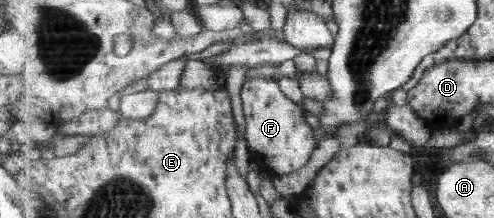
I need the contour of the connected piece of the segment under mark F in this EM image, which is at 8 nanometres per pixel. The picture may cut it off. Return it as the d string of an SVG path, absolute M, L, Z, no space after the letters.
M266 78L246 80L240 96L247 124L246 139L264 171L281 175L302 170L310 162L310 156L318 148L320 139L316 130L306 122L303 106L292 102L282 92L280 82Z

